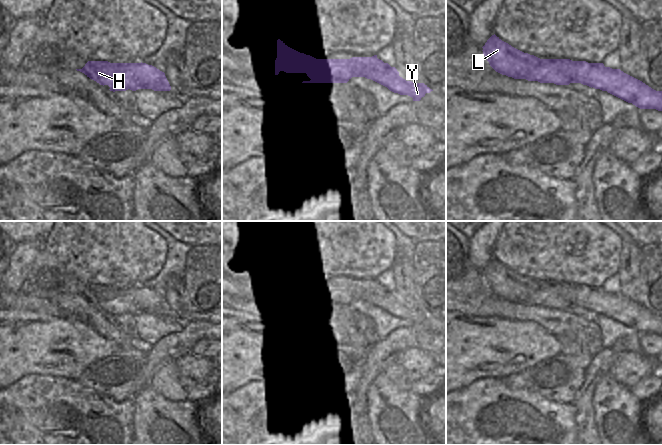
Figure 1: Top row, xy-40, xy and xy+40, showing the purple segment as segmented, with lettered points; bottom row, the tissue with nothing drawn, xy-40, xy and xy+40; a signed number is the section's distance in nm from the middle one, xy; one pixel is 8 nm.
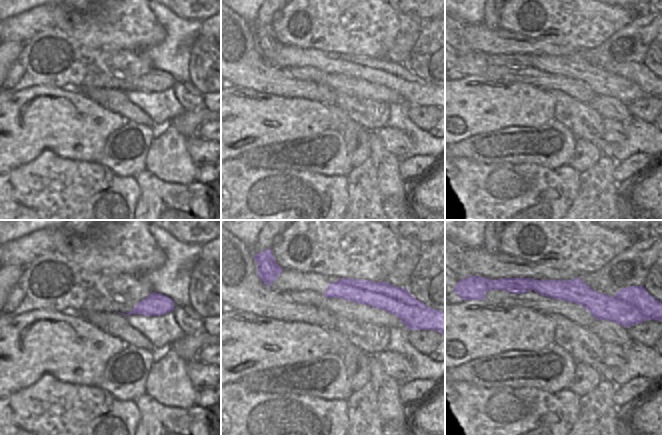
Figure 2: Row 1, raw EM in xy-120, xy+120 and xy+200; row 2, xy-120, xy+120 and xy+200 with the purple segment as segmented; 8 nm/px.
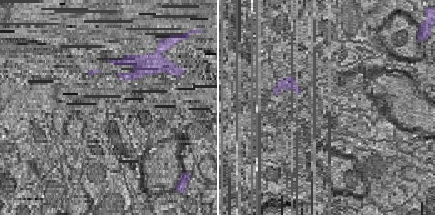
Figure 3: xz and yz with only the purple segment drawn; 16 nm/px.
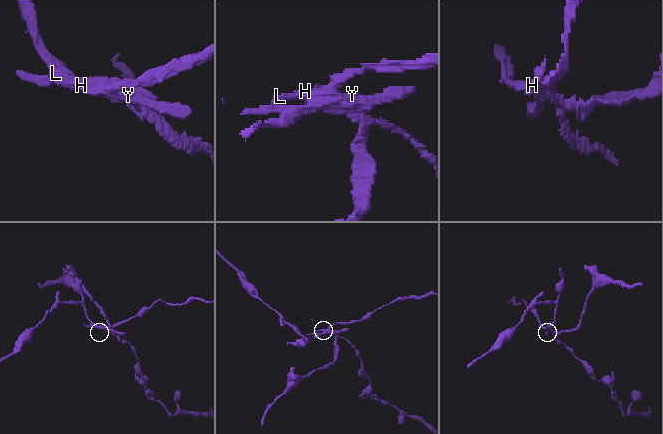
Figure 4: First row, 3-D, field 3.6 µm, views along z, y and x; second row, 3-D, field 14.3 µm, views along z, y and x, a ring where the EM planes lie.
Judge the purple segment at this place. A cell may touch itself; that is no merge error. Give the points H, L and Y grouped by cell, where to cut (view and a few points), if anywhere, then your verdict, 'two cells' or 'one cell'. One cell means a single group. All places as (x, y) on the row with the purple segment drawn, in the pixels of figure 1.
H L / Y; cut in xy along (390, 66), (379, 77), (373, 73), (363, 74); two cells

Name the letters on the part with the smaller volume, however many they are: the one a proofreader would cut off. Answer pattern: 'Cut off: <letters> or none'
Cut off: H, L

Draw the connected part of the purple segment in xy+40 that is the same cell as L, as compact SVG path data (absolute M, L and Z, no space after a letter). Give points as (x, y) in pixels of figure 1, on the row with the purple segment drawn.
M495 34L482 48L485 58L496 72L514 79L556 85L581 83L602 91L607 91L609 87L608 84L587 74L592 66L607 68L603 63L588 63L570 59L540 59L512 47Z

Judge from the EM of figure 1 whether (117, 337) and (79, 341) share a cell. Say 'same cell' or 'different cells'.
different cells

